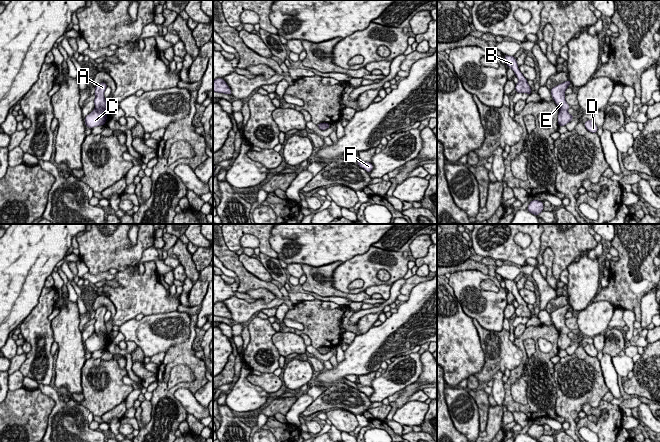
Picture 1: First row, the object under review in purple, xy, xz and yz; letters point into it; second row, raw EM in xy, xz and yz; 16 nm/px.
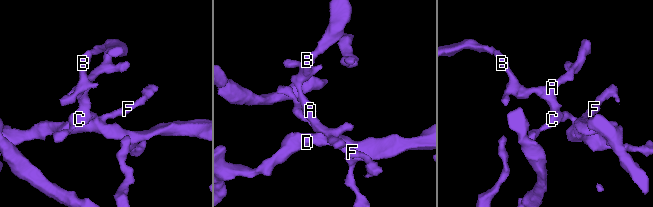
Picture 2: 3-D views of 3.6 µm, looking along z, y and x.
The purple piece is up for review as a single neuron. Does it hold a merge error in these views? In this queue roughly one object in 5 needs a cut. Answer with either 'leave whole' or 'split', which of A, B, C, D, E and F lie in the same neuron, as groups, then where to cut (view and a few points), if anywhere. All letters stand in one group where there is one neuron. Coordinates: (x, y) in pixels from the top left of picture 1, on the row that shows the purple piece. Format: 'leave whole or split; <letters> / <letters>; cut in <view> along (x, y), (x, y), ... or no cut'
leave whole; A B C D E F; no cut

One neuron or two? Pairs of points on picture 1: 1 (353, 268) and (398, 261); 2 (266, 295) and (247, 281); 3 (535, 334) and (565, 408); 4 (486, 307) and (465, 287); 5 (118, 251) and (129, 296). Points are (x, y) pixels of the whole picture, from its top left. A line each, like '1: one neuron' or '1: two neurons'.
1: one neuron
2: two neurons
3: two neurons
4: one neuron
5: two neurons

